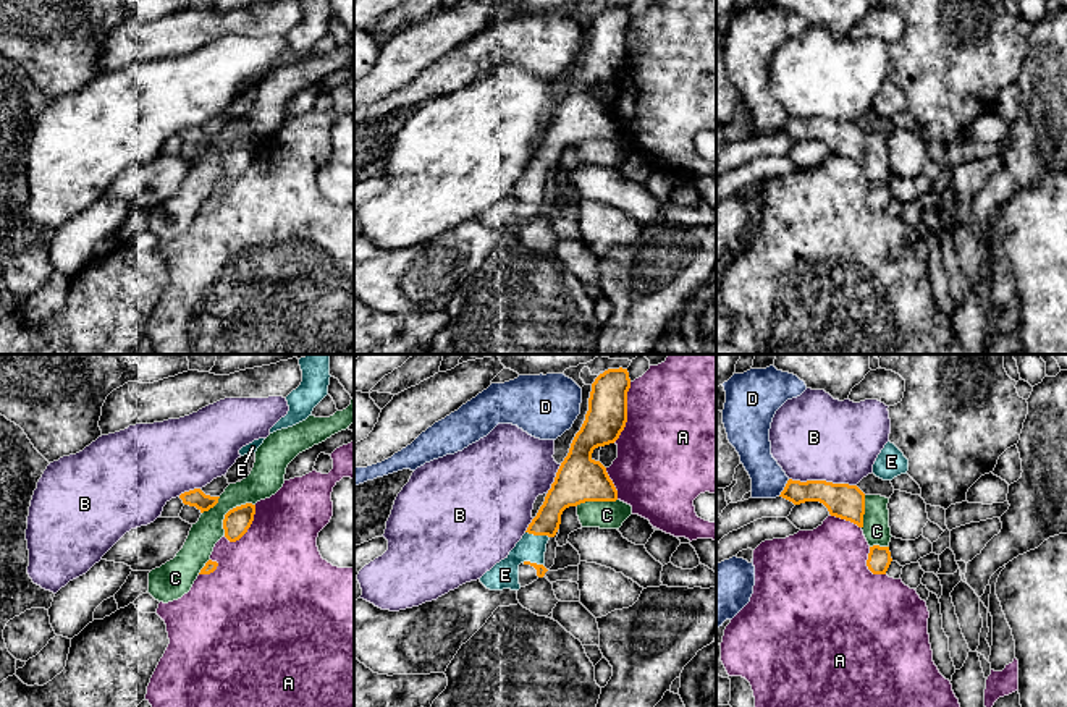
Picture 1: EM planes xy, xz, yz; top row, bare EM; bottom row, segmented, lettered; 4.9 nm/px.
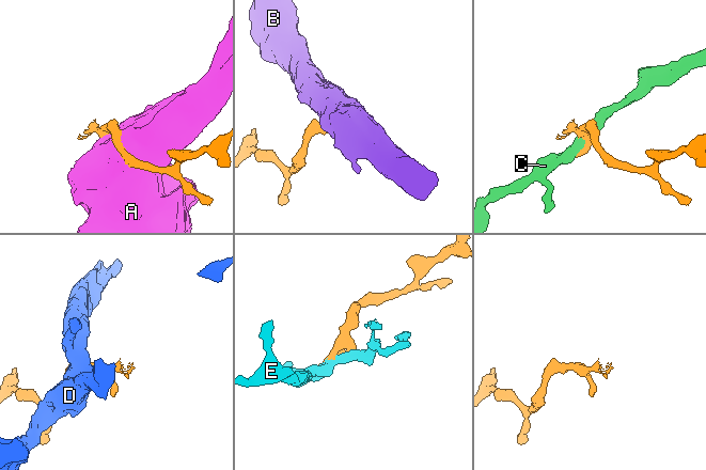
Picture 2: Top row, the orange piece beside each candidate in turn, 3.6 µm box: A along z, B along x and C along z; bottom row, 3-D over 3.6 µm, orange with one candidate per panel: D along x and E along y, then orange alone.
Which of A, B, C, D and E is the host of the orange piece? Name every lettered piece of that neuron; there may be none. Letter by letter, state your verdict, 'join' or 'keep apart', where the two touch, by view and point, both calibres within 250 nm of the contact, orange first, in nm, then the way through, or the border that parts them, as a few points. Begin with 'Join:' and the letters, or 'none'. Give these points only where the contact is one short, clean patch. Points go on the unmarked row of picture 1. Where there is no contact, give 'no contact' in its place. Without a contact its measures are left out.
Join: E
A: keep apart; meets orange in xz at (626, 50); 200 nm thick on the orange side, 500 nm on the other
B: keep apart; meets orange in yz at (823, 118); 180 nm thick on the orange side, 440 nm on the other
C: keep apart; meets orange in xy at (230, 148); 130 nm thick on the orange side, 170 nm on the other
D: keep apart; meets orange in yz at (784, 125); 130 nm thick on the orange side, 170 nm on the other; border along yz (789, 117), (778, 133)
E: join; meets orange in xz at (537, 172); 150 nm thick on the orange side, 130 nm on the other

